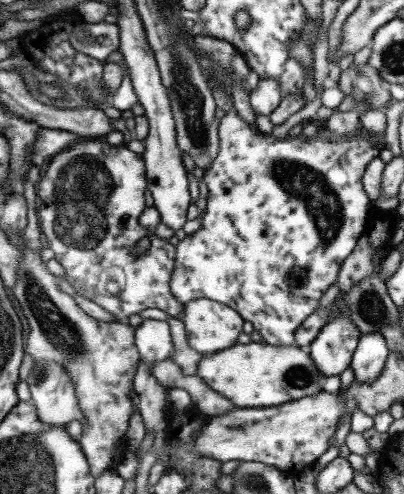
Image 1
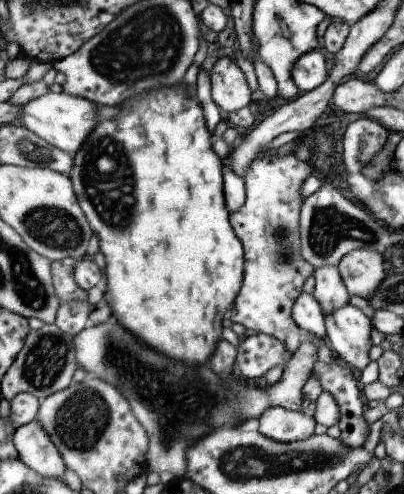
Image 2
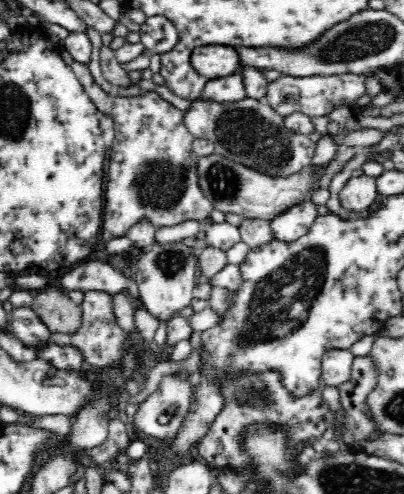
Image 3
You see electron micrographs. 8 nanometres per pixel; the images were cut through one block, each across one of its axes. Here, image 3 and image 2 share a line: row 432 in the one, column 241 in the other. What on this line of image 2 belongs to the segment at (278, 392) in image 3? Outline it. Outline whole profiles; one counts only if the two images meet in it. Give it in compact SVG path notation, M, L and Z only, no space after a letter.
M277 154L261 156L245 176L245 206L237 214L231 214L231 224L239 238L243 238L243 248L247 252L247 278L243 282L243 292L233 306L235 322L241 324L247 334L269 334L279 338L293 354L303 346L305 334L295 322L295 302L303 298L307 278L315 276L313 264L303 258L303 238L299 228L303 204L307 200L301 198L299 188L313 170L315 164L311 158L297 160L293 154L283 158Z

